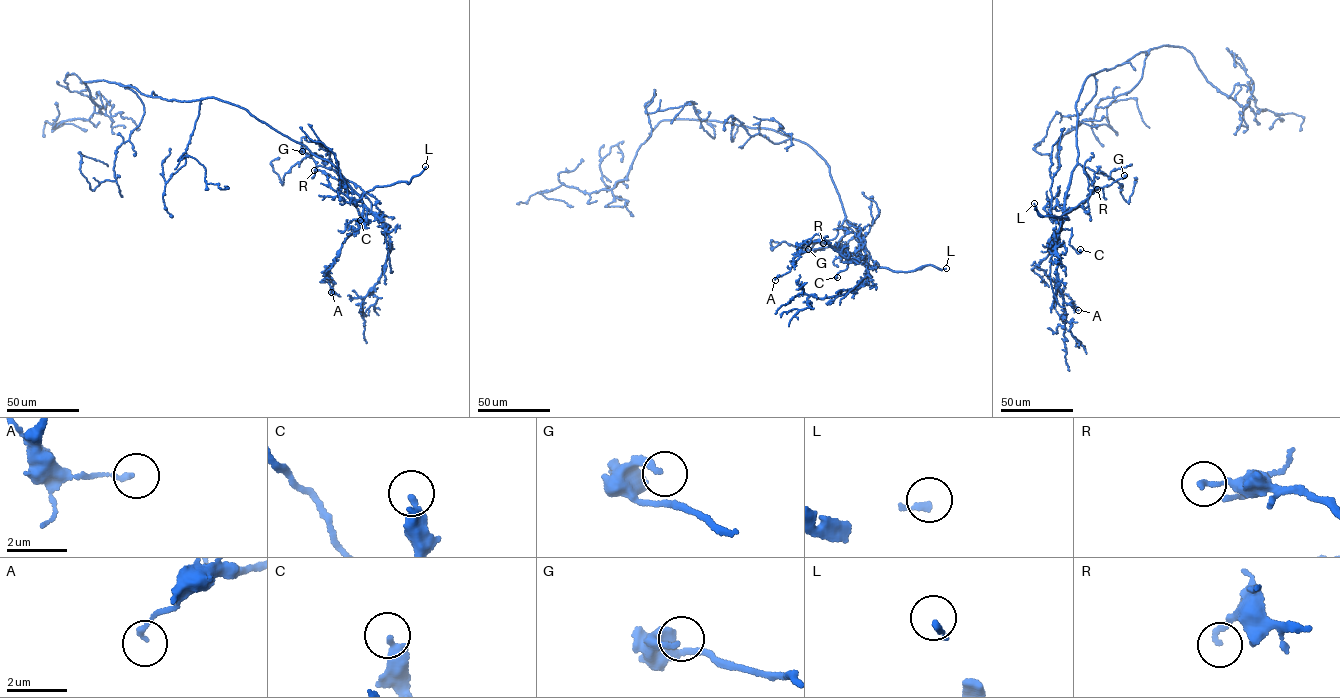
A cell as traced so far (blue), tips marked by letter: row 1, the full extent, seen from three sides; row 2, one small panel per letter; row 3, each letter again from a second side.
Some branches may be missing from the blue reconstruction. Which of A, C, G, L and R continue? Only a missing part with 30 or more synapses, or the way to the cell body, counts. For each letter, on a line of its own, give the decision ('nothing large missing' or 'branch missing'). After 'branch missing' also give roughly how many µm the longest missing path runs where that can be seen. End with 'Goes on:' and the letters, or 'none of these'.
A: nothing large missing
C: nothing large missing
G: nothing large missing
L: branch missing | 20 µm
R: nothing large missing
Goes on: L

